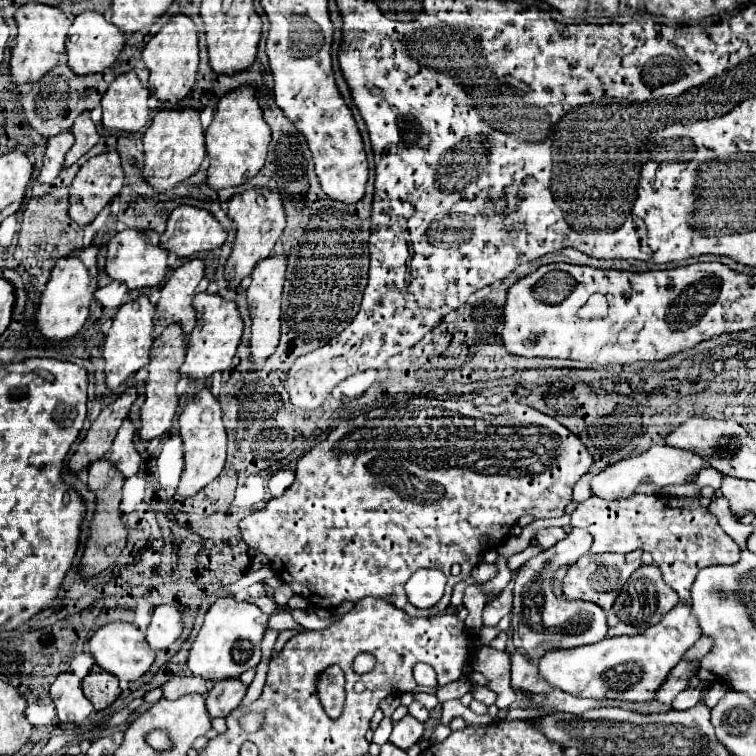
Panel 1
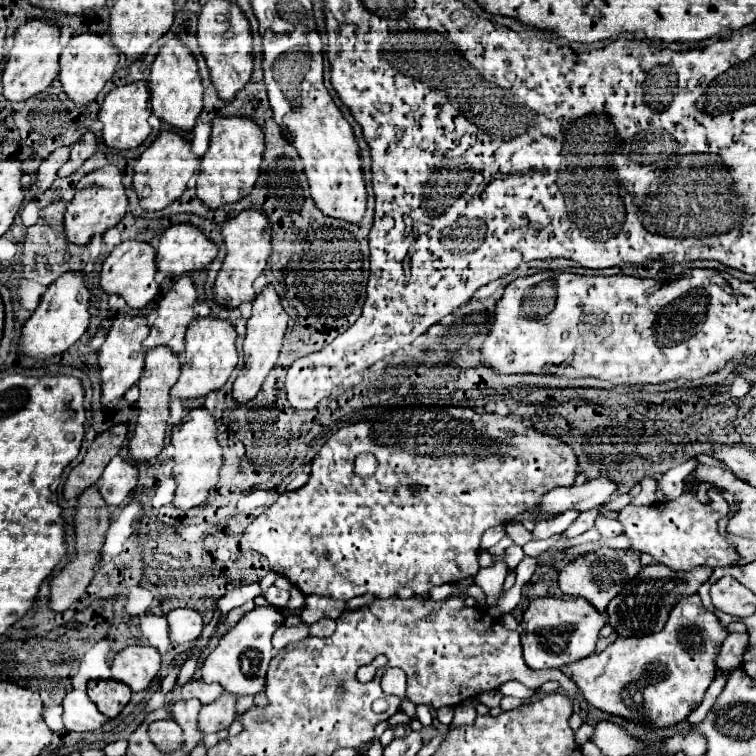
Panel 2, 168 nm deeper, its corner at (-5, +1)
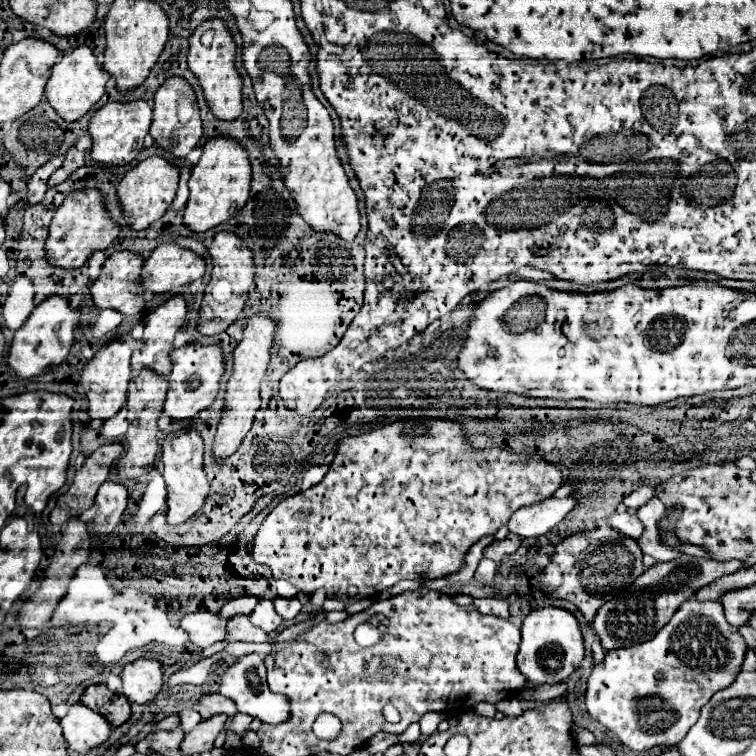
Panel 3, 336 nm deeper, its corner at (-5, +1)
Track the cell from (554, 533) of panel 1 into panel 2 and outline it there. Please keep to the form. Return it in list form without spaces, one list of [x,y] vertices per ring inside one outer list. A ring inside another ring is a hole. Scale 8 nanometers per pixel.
[[[512,521],[512,525],[506,525],[506,531],[516,545],[526,545],[528,541],[534,539],[532,531],[528,531],[520,521]]]

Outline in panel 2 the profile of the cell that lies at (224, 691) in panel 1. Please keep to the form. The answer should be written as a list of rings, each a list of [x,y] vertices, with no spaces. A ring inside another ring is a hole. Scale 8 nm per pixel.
[[[224,691],[216,701],[204,705],[200,709],[202,733],[216,733],[220,729],[228,729],[230,723],[236,719],[236,701],[236,695]]]

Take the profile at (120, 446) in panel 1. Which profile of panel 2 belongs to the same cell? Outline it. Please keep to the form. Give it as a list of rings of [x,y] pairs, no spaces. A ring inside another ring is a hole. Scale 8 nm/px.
[[[116,455],[104,469],[98,487],[108,505],[122,505],[138,483],[138,469],[122,455]]]

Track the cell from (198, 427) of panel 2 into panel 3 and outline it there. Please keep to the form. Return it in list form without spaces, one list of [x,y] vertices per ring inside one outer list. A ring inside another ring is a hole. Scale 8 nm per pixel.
[[[194,427],[186,429],[186,431],[170,433],[166,437],[166,441],[162,443],[160,465],[162,465],[162,477],[164,477],[166,489],[168,489],[166,521],[168,521],[170,527],[176,527],[176,525],[188,521],[204,505],[204,499],[208,495],[210,485],[206,481],[206,473],[204,473],[204,467],[202,467],[202,453],[204,453],[202,437]]]

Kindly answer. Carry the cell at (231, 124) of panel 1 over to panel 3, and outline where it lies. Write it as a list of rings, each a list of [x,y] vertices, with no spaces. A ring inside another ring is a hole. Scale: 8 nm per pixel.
[[[224,137],[210,139],[202,147],[202,157],[194,165],[188,187],[190,199],[184,209],[184,225],[194,233],[204,233],[220,223],[226,223],[236,217],[236,213],[248,201],[248,185],[252,179],[252,171],[248,165],[248,153],[236,141],[228,141]]]

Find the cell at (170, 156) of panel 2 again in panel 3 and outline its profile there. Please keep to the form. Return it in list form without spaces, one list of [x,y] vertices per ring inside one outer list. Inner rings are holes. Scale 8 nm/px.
[[[148,157],[142,163],[138,163],[136,167],[132,167],[120,181],[120,185],[116,187],[118,193],[118,201],[120,207],[124,211],[124,219],[126,225],[134,231],[142,231],[146,227],[150,227],[154,221],[158,221],[170,207],[170,203],[174,201],[176,189],[178,189],[178,167],[170,165],[168,161],[164,161],[162,157]]]

